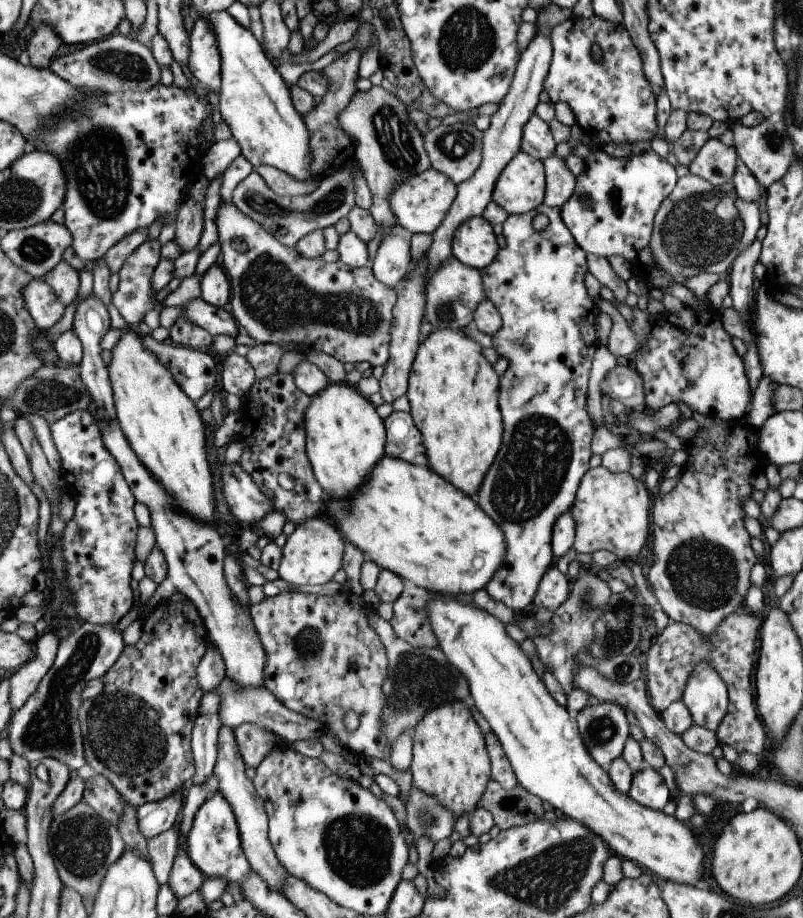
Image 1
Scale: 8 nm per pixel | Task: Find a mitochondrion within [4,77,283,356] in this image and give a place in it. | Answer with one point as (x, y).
(100, 185)

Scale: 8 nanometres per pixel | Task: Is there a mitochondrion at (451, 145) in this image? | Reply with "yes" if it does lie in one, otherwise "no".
yes

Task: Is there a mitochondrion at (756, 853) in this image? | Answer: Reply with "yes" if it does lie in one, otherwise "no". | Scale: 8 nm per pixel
no

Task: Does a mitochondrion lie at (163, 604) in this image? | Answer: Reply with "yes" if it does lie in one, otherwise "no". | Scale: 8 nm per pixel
no

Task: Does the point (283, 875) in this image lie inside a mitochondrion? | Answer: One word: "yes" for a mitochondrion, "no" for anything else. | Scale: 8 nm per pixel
no

